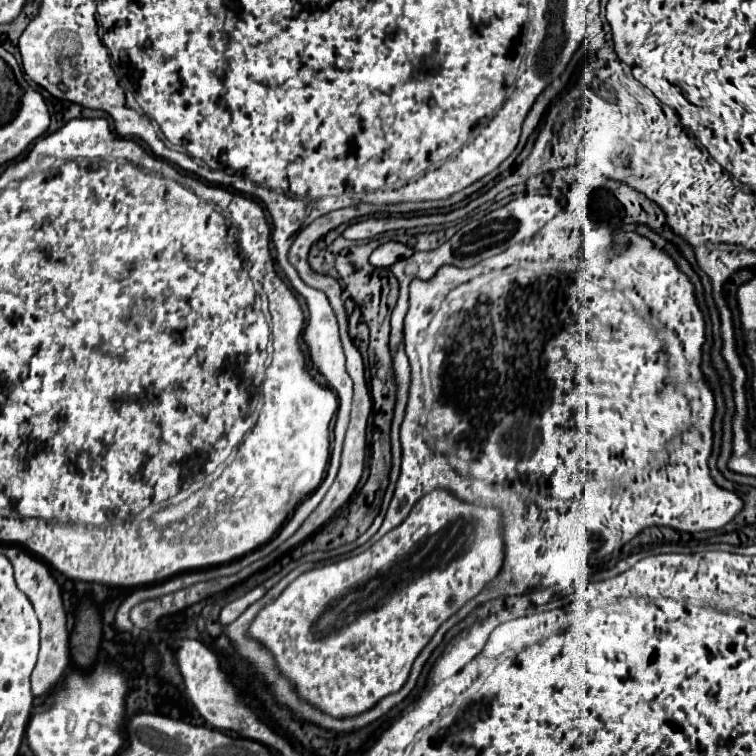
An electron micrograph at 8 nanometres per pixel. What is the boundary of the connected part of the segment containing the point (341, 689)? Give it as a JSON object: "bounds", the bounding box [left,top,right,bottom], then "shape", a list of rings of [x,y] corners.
{"bounds":[248,490,502,716],"shape":[[[436,490],[418,500],[410,516],[366,552],[298,576],[272,604],[258,612],[248,634],[276,656],[280,670],[296,684],[302,698],[332,716],[354,716],[400,690],[400,684],[410,674],[410,664],[438,626],[500,572],[502,558],[500,512],[496,508],[464,504],[450,492]]]}

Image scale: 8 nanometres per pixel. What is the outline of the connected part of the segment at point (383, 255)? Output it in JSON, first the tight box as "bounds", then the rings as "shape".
{"bounds":[370,242,414,268],"shape":[[[386,242],[386,244],[380,244],[374,252],[372,252],[372,256],[370,256],[370,262],[374,264],[374,266],[378,266],[378,268],[388,268],[388,266],[392,266],[396,260],[400,260],[400,258],[408,258],[408,256],[412,256],[414,254],[414,250],[412,248],[408,248],[406,244],[402,244],[402,242]]]}

